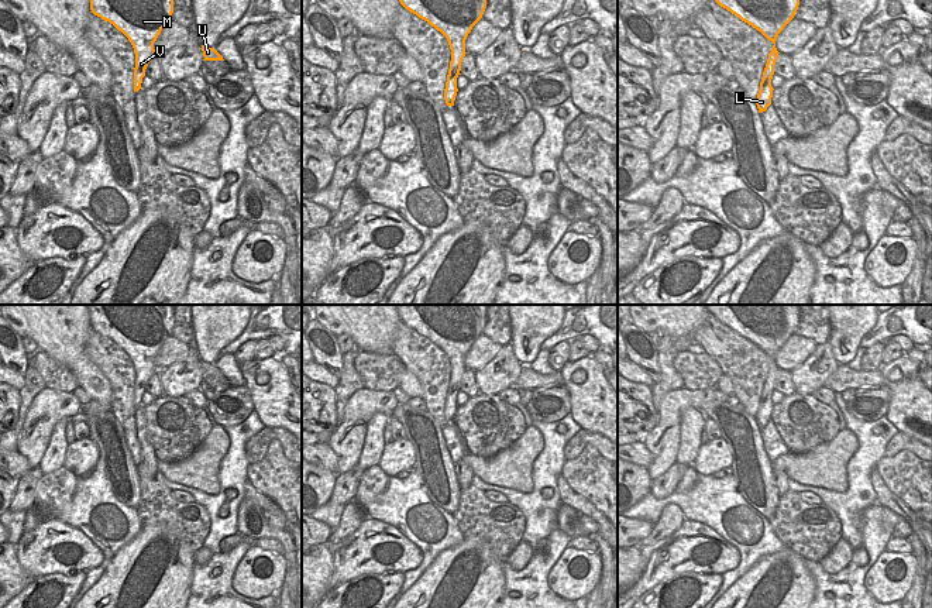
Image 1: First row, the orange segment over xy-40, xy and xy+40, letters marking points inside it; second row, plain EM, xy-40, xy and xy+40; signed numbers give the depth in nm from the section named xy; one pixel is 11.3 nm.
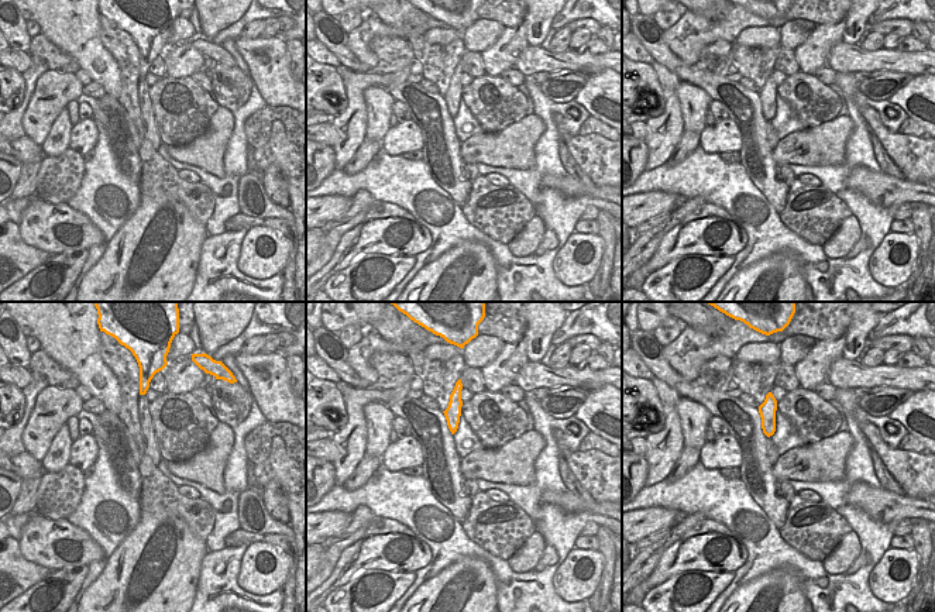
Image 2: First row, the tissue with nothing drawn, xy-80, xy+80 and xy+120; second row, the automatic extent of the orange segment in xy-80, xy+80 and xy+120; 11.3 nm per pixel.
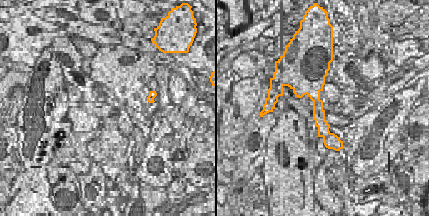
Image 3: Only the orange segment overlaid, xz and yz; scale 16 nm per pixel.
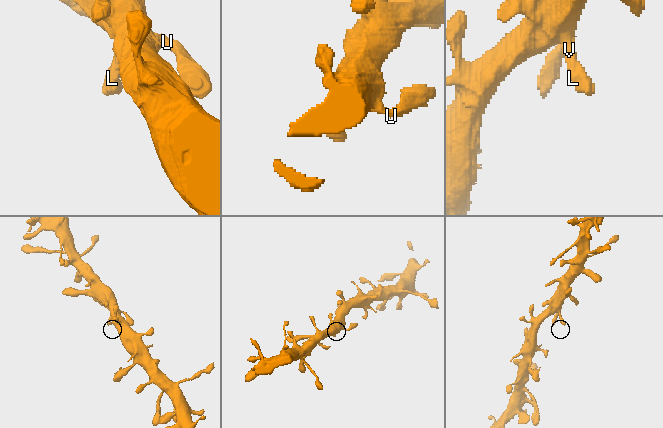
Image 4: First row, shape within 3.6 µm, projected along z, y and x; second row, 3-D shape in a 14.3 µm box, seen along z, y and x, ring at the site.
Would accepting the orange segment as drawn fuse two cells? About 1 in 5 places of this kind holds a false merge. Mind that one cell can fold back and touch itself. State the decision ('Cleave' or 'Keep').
Keep.

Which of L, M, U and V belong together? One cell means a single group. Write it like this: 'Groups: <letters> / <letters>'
Groups: L M U V.

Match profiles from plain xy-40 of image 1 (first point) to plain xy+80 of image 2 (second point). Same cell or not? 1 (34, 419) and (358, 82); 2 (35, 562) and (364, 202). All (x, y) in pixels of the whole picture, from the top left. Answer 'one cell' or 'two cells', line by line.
1: one cell
2: two cells

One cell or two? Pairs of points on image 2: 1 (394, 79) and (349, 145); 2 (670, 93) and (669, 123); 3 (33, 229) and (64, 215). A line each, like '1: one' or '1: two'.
1: one
2: one
3: one

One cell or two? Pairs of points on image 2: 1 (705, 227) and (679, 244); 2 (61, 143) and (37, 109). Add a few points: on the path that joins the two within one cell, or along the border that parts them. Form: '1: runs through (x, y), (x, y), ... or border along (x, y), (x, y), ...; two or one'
1: runs through (698, 233), (686, 239); one
2: border along (65, 106), (41, 145); two

